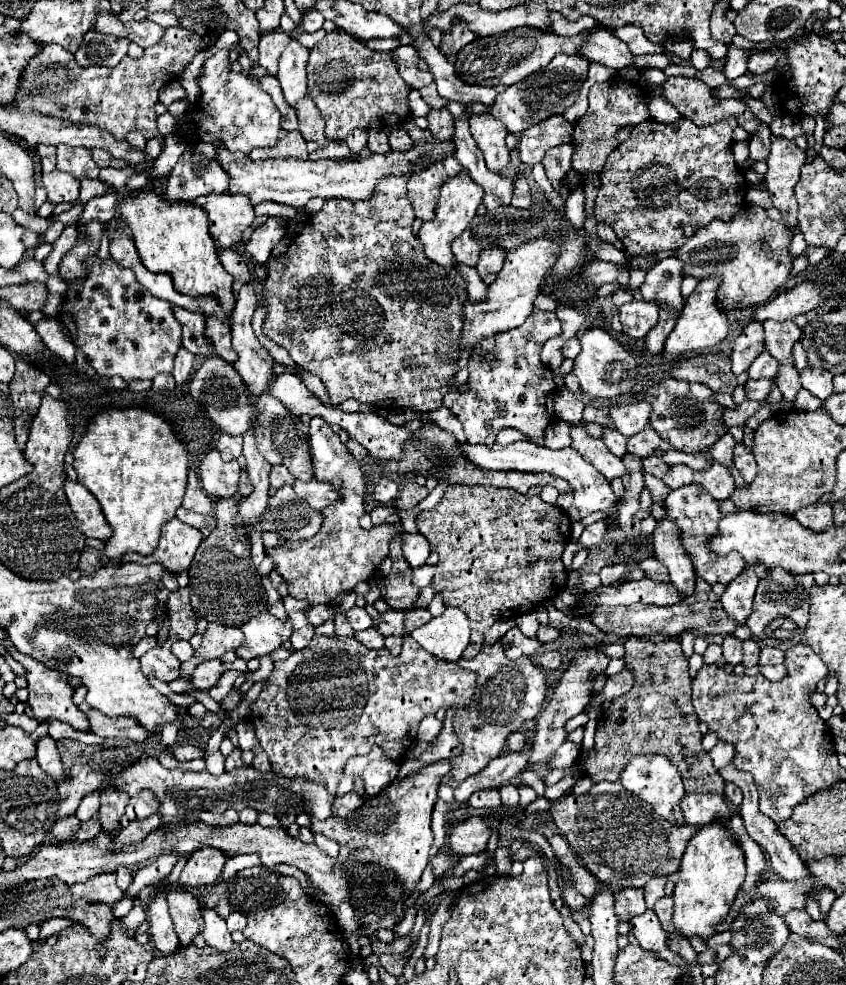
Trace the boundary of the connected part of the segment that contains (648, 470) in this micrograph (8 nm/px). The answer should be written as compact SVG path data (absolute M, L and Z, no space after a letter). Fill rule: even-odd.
M647 456L647 458L643 458L643 470L645 470L645 474L651 474L655 478L665 478L669 474L671 466L665 464L657 456Z

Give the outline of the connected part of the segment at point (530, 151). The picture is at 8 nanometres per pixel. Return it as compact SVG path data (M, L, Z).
M561 114L549 116L539 124L521 132L519 140L519 156L521 162L533 166L541 162L549 148L557 144L571 142L573 138L573 124L569 124Z

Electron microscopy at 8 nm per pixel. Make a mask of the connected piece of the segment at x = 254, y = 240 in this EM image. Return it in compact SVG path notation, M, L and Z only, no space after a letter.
M279 216L269 218L263 226L255 228L253 236L249 242L243 244L243 256L249 262L257 262L257 264L265 264L267 258L271 256L273 246L283 238L283 226L287 222Z

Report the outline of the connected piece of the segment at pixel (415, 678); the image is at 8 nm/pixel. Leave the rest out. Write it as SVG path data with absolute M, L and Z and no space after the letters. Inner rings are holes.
M313 636L307 648L295 650L287 660L275 662L271 676L251 708L249 720L255 724L257 740L267 752L275 774L323 784L329 794L335 796L337 782L343 776L343 766L351 756L367 754L373 744L379 744L389 760L401 762L417 742L417 728L427 714L449 706L467 708L473 692L473 672L459 670L455 662L439 660L429 652L423 654L423 648L411 636L403 638L403 650L399 656L391 656L387 648L363 648L357 638L349 636Z

